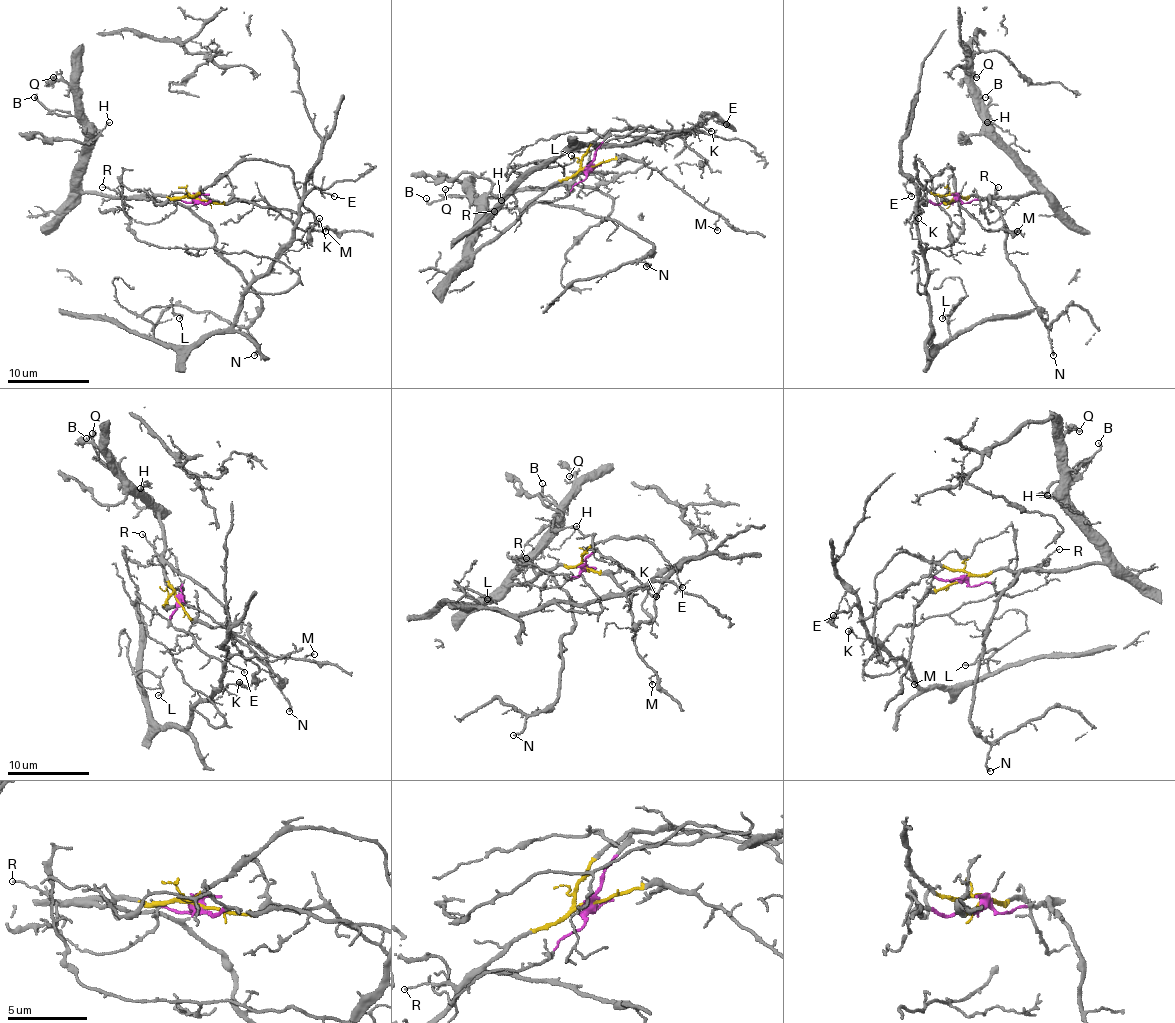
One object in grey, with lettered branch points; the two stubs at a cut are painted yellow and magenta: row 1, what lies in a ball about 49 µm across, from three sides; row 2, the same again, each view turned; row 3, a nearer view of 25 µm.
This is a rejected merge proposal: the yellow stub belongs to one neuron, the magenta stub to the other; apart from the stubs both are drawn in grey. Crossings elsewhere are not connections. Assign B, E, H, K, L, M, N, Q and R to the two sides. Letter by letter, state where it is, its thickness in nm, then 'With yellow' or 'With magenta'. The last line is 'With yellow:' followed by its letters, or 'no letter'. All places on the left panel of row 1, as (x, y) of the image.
B: Place: (34, 97). Thickness 150 nm. With yellow
E: Place: (334, 196). Thickness 100 nm. With magenta
H: Place: (109, 122). Thickness 110 nm. With yellow
K: Place: (319, 218). Thickness 150 nm. With magenta
L: Place: (179, 318). Thickness 110 nm. With magenta
M: Place: (325, 231). Thickness 140 nm. With yellow
N: Place: (254, 355). Thickness 160 nm. With yellow
Q: Place: (53, 77). Thickness 110 nm. With yellow
R: Place: (102, 187). Thickness 90 nm. With yellow
With yellow: B, H, M, N, Q, R

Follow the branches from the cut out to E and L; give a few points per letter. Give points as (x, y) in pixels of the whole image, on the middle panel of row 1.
E: (587, 167), (595, 151), (614, 134), (642, 136), (655, 130), (683, 134), (712, 118), (726, 124)
L: (587, 167), (614, 134), (689, 130), (659, 140), (563, 149), (536, 163), (563, 165), (571, 155)

